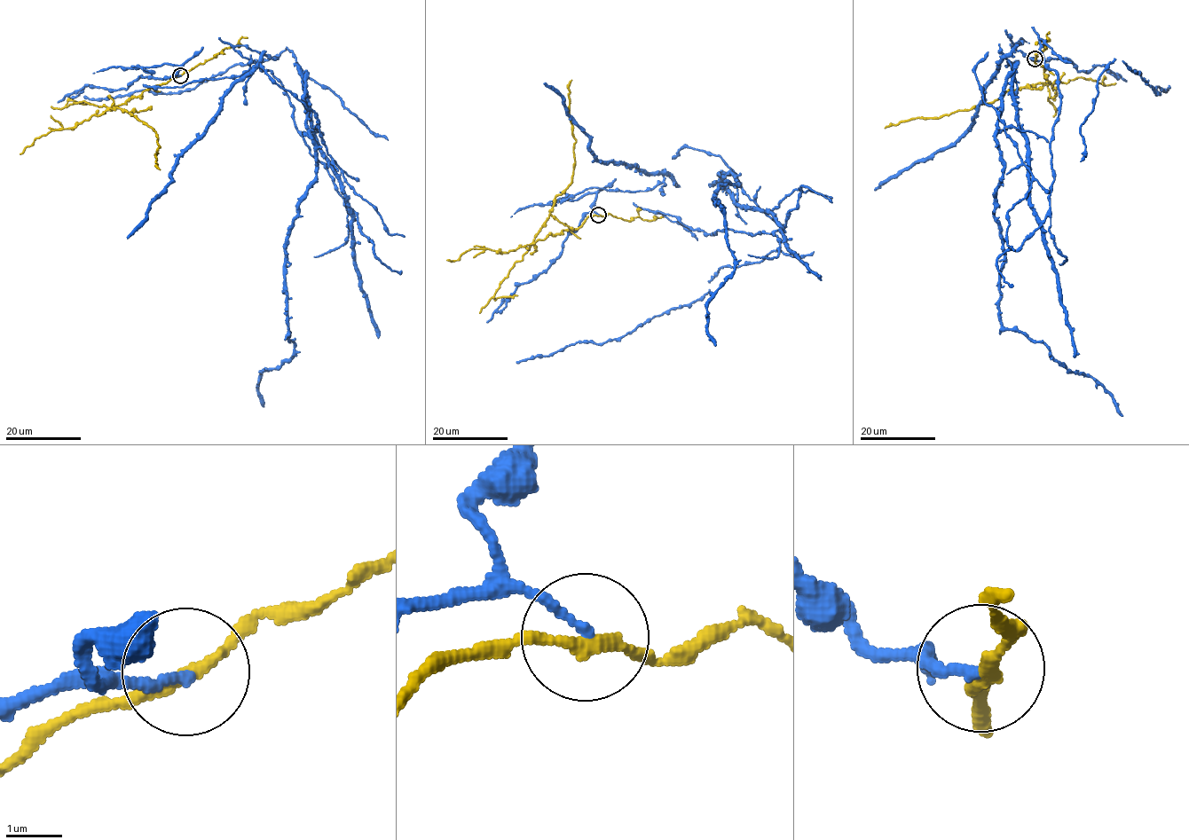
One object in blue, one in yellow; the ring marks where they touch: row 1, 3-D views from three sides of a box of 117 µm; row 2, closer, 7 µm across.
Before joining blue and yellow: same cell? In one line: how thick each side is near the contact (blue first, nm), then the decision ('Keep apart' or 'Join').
Thickness 140 nm (blue) against 200 nm. Keep apart

